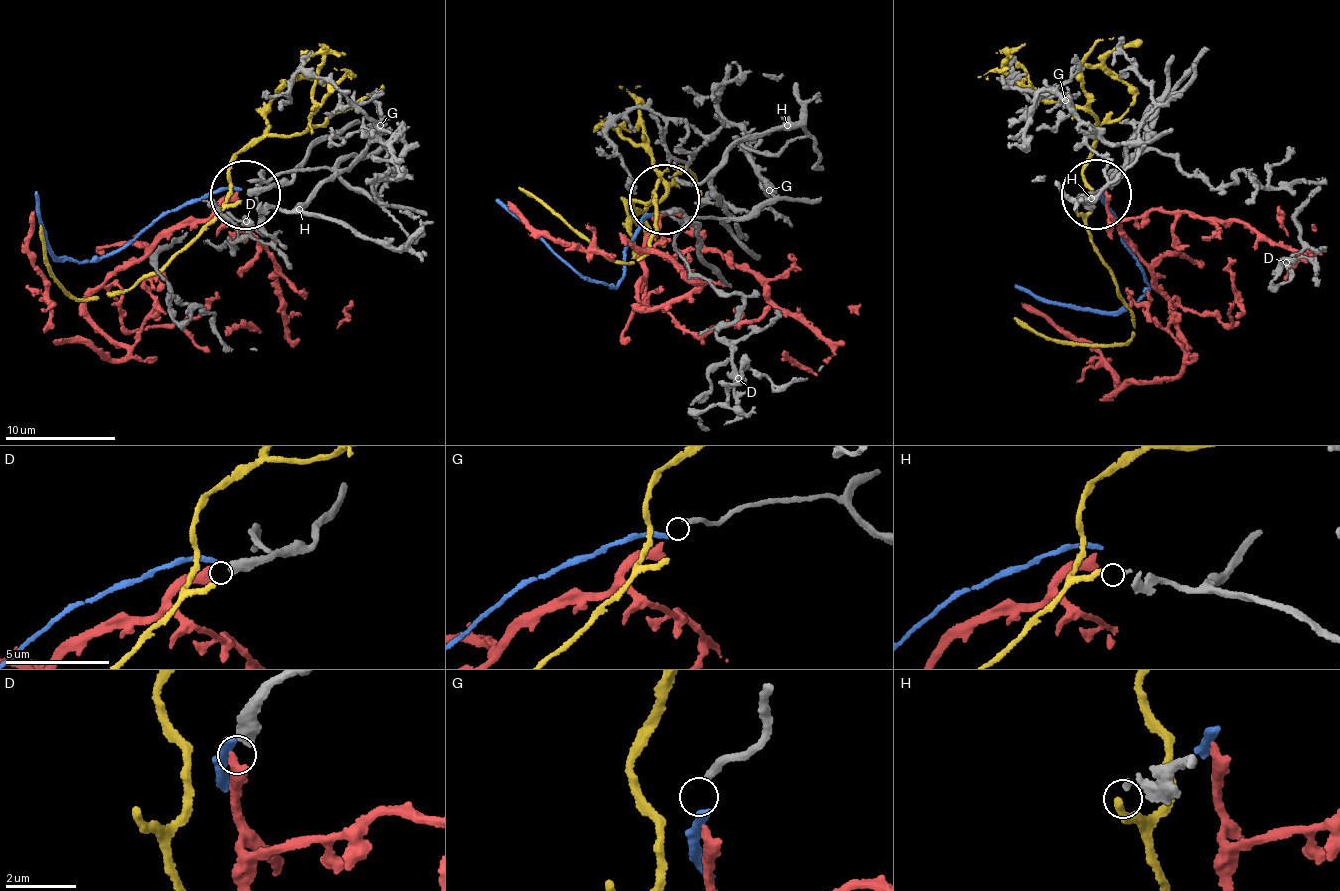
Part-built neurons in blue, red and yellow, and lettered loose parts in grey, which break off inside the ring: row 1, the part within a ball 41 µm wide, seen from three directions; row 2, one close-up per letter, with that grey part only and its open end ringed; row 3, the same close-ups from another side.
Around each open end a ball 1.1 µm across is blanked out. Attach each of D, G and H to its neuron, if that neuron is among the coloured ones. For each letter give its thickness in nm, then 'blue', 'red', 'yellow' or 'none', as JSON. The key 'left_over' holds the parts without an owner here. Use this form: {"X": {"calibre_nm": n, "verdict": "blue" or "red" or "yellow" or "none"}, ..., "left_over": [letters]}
{"D": {"calibre_nm": 440, "verdict": "red"}, "G": {"calibre_nm": 200, "verdict": "none"}, "H": {"calibre_nm": 110, "verdict": "yellow"}, "left_over": ["G"]}

